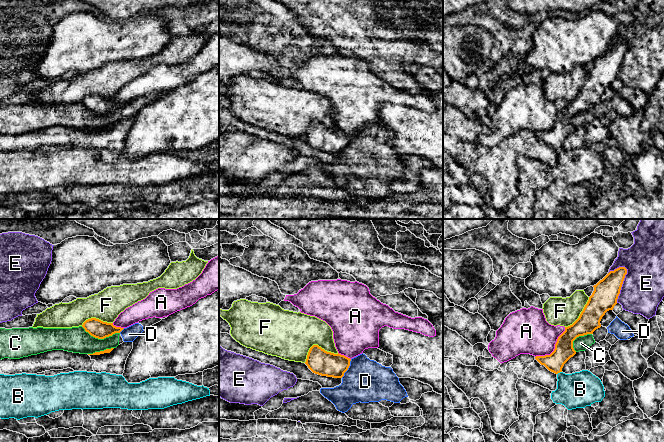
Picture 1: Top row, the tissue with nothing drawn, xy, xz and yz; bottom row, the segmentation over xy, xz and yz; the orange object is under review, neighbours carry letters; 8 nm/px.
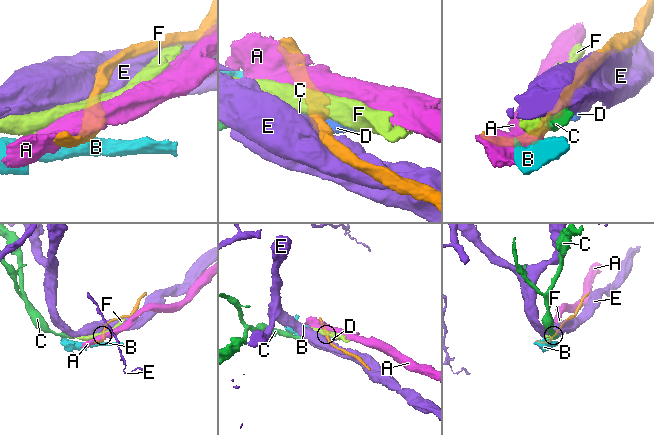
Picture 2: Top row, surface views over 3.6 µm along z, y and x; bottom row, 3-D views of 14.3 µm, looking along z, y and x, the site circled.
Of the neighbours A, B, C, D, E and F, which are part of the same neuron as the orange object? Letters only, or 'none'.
none

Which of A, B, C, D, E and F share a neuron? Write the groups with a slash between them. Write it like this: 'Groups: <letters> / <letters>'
Groups: A / B / C D / E / F

